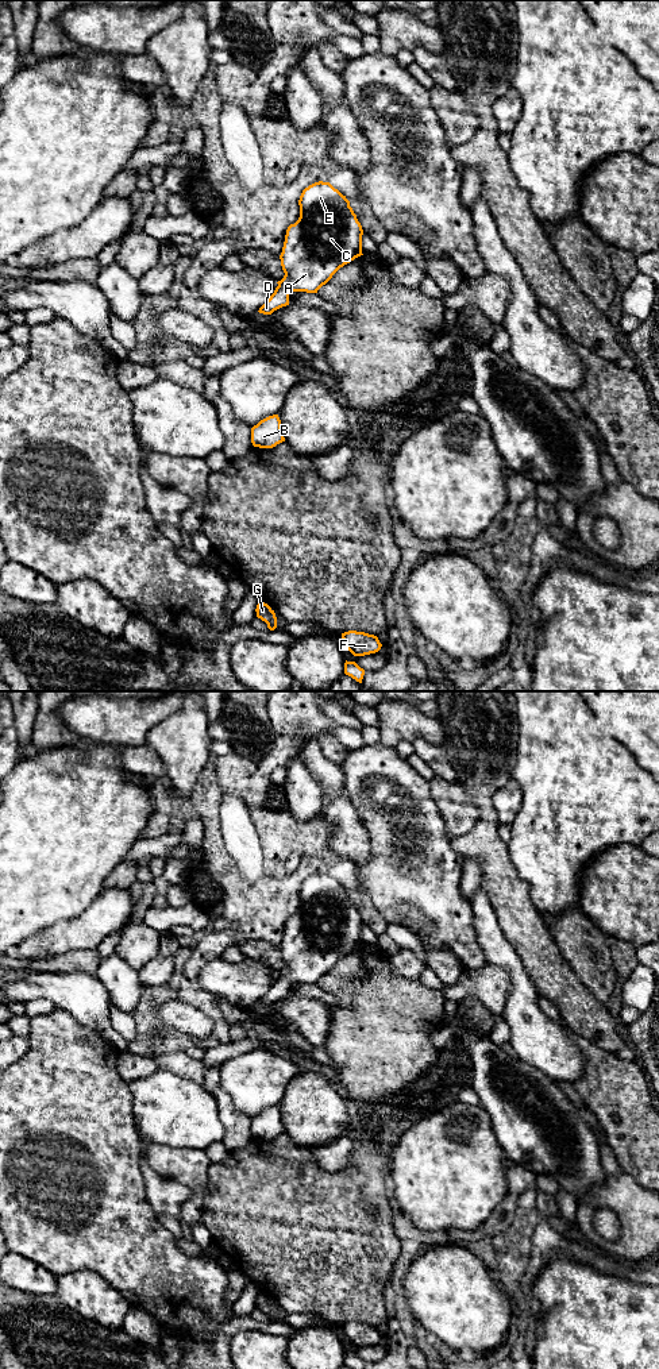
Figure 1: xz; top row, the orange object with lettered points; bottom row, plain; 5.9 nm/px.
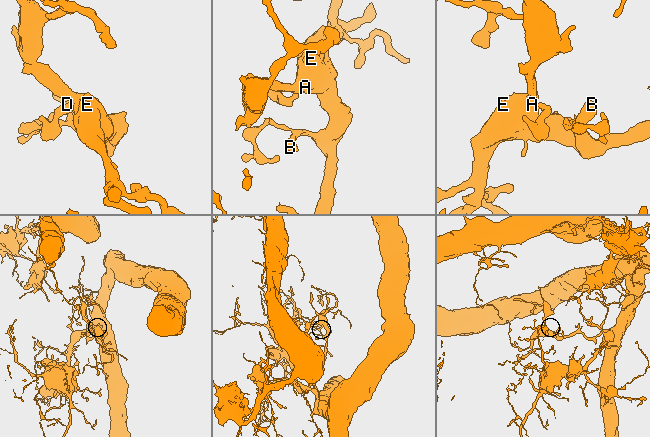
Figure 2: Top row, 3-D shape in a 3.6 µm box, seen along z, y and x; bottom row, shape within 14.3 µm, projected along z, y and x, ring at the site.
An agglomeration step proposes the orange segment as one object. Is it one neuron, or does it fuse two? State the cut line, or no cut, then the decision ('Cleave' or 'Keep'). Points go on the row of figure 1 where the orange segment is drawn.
No split. Keep

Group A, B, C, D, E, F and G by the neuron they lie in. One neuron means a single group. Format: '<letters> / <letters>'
A B C D E F G

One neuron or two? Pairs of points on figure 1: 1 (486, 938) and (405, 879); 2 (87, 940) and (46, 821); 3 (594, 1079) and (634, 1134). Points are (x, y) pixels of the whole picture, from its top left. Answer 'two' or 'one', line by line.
1: two
2: two
3: one

